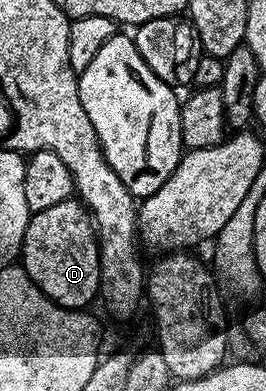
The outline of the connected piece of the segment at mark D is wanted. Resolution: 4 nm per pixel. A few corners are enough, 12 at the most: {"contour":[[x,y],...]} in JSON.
{"contour":[[79,198],[29,218],[22,266],[59,307],[100,290],[96,225]]}

